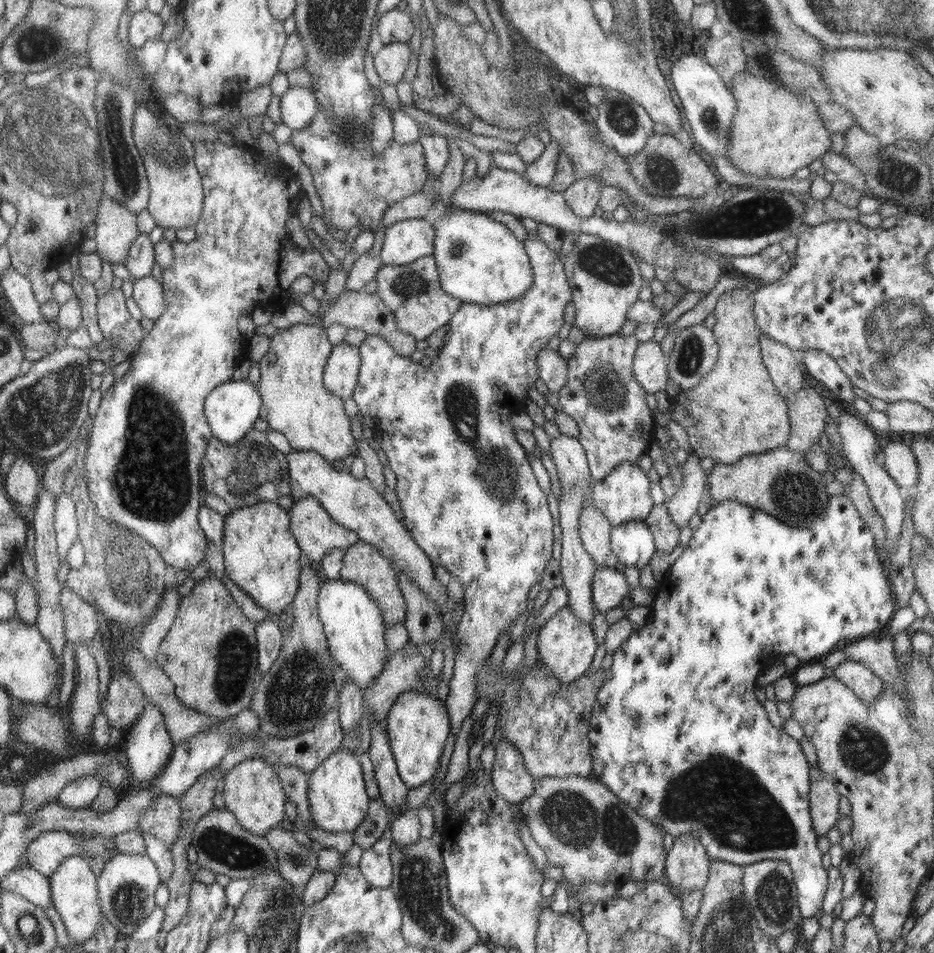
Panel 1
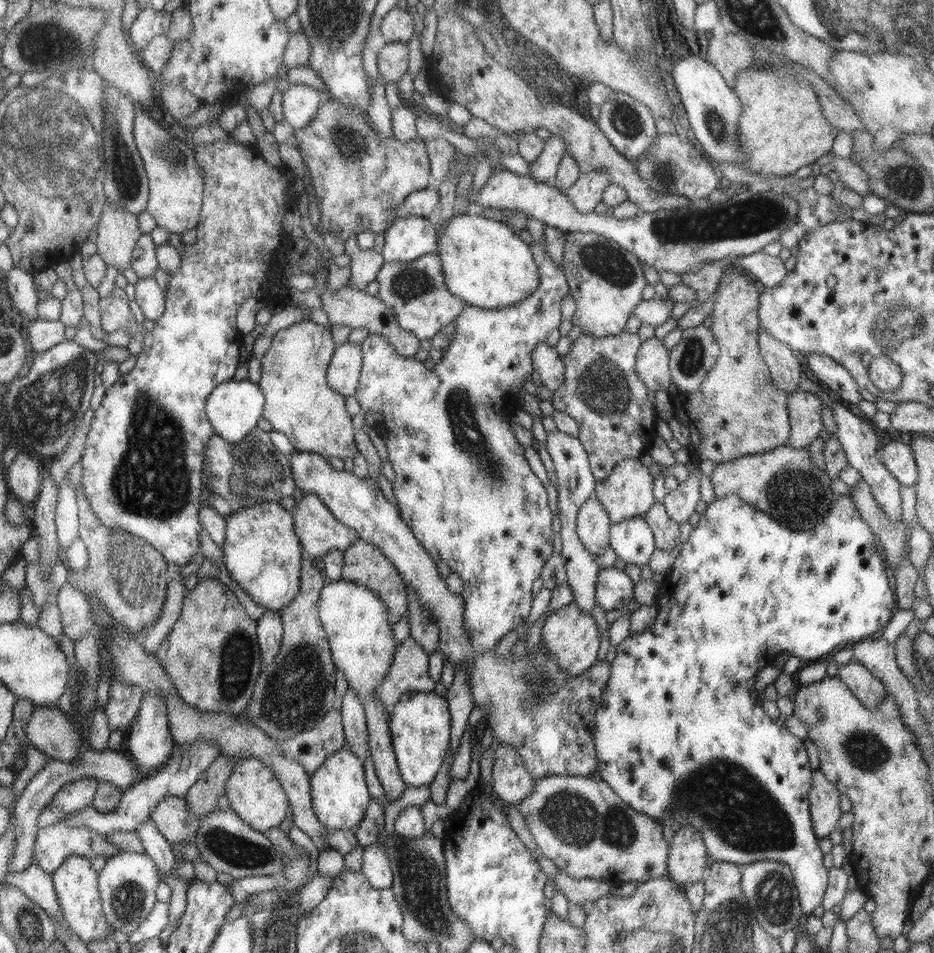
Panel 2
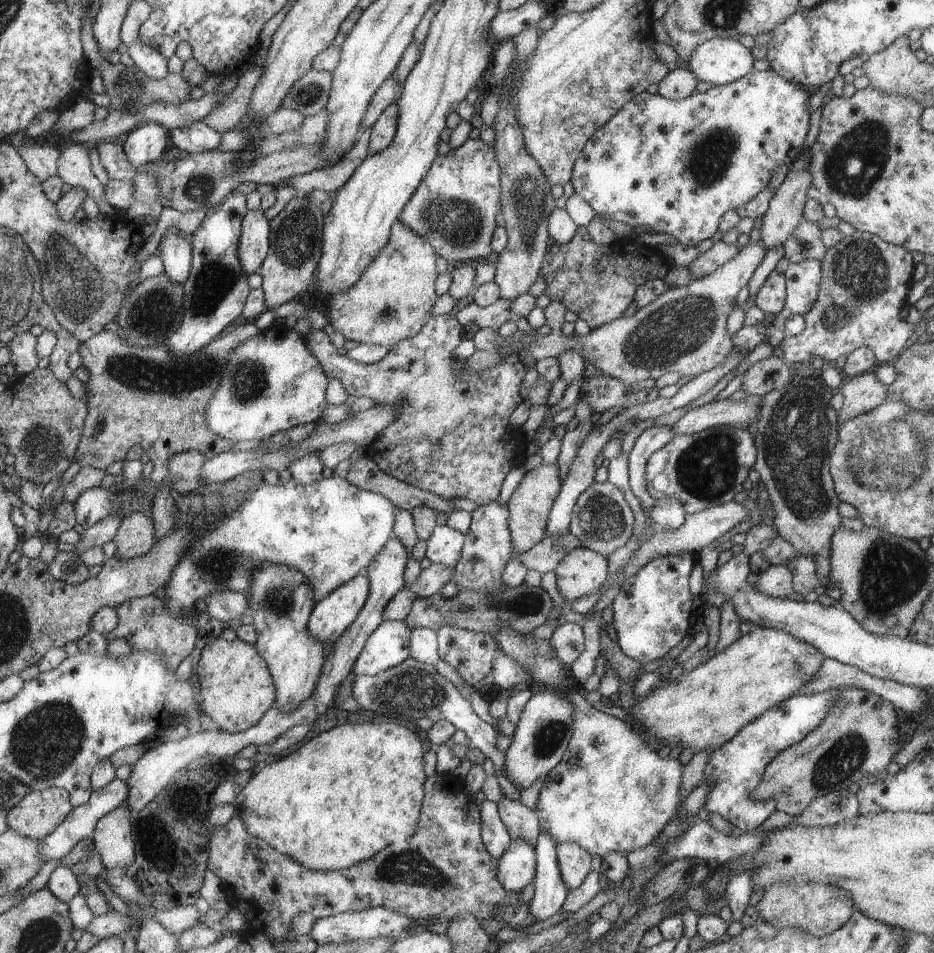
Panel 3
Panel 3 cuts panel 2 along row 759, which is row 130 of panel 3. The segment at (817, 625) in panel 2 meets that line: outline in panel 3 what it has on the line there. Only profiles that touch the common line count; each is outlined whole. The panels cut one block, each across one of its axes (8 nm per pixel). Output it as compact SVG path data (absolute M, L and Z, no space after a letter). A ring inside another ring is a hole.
M755 68L746 77L739 78L738 81L727 85L712 86L704 93L694 92L684 100L667 99L659 94L644 91L628 101L587 142L586 148L575 161L574 176L571 177L574 192L588 202L598 216L604 217L606 220L618 220L618 222L630 225L633 228L648 226L654 232L662 232L662 234L668 234L668 236L676 238L679 243L696 247L702 240L712 238L714 233L719 230L719 222L722 220L723 214L734 212L734 210L746 205L752 198L762 193L772 180L774 173L778 172L778 168L792 164L795 158L799 156L807 137L806 134L808 134L810 114L813 112L812 106L810 106L810 95L811 91L804 89L798 83L788 82L783 75L772 69L759 71Z

